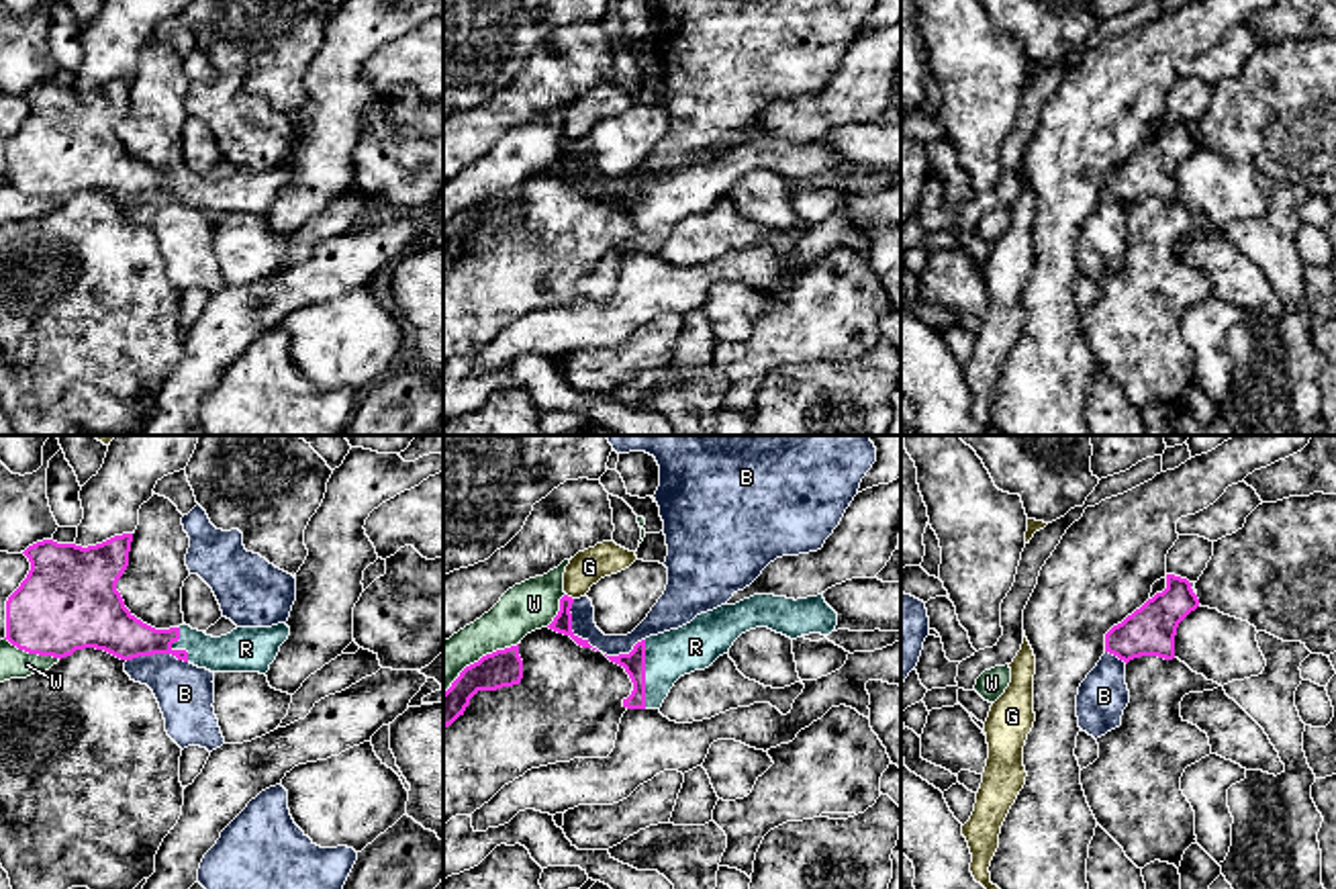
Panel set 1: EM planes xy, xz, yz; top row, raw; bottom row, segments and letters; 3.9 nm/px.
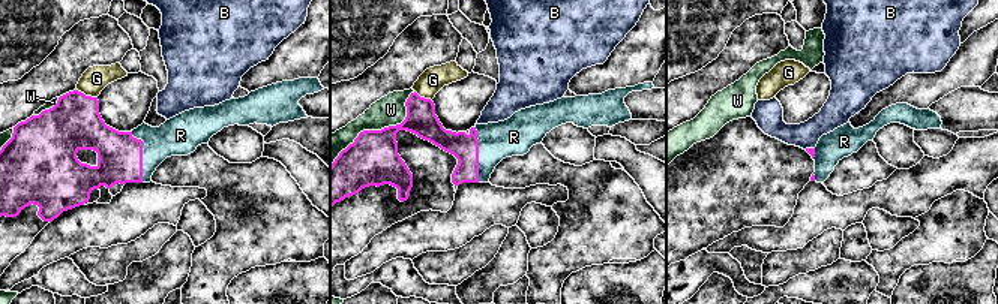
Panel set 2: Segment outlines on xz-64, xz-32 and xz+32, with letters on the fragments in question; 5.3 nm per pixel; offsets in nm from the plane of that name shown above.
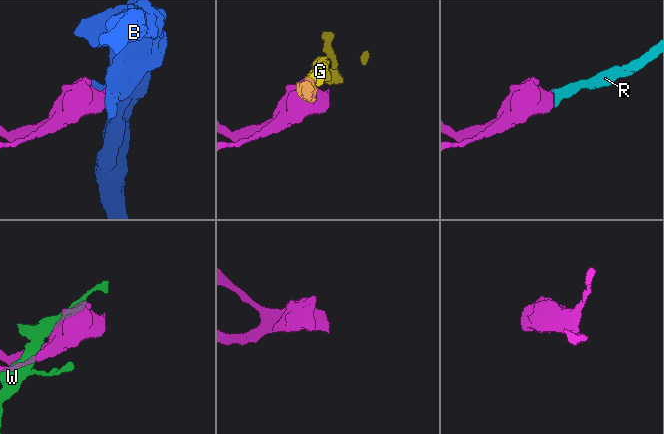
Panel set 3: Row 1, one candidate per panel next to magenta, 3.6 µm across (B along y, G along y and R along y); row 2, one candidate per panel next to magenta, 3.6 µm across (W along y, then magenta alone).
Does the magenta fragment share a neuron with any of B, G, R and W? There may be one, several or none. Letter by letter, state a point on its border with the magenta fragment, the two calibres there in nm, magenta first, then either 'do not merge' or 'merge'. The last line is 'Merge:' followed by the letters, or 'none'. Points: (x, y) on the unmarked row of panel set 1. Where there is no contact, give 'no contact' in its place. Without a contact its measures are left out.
B: meets magenta in xz at (570, 170); 80 nm thick on the magenta side, 100 nm on the other; do not merge
G: meets magenta in xz at (570, 139); 80 nm thick on the magenta side, 140 nm on the other; do not merge
R: meets magenta in xz at (644, 217); 90 nm thick on the magenta side, 190 nm on the other; merge
W: meets magenta in xz at (481, 201); 140 nm thick on the magenta side, 190 nm on the other; do not merge
Merge: R

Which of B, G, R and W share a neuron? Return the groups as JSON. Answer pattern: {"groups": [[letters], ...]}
{"groups": [["B"], ["G"], ["R"], ["W"]]}

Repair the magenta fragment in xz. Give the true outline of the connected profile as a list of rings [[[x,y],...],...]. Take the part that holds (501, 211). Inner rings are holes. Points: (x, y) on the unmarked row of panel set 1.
[[[519,186],[482,198],[466,208],[451,229],[443,235],[443,272],[464,258],[470,241],[478,233],[496,233],[519,227],[523,221],[523,202]]]

